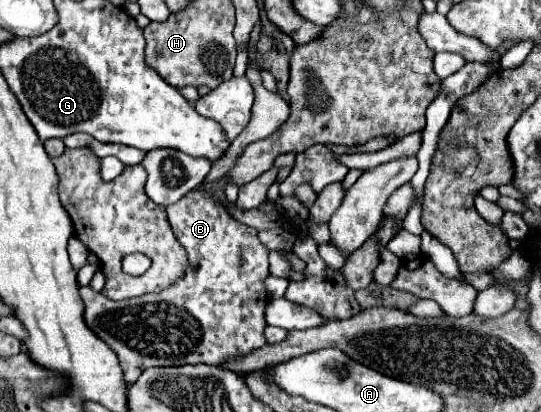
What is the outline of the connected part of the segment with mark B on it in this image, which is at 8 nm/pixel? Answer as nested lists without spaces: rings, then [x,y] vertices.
[[[192,190],[176,204],[167,206],[166,212],[172,232],[186,248],[189,261],[188,272],[172,284],[172,288],[162,294],[148,294],[124,302],[112,302],[90,286],[80,288],[86,326],[116,352],[126,384],[132,384],[148,366],[184,366],[200,362],[220,366],[230,358],[248,356],[266,344],[264,308],[268,296],[264,280],[268,278],[268,248],[260,242],[258,231],[226,214],[226,208],[204,190]]]

